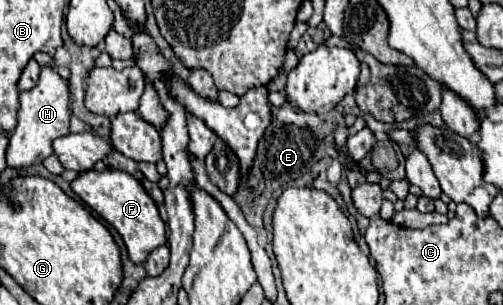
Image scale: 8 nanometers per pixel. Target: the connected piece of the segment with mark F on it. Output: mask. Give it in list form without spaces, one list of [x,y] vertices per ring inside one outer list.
[[[104,170],[104,172],[82,172],[74,182],[72,182],[72,190],[94,210],[98,212],[110,226],[114,226],[118,230],[118,234],[122,236],[126,250],[128,250],[128,258],[134,264],[142,264],[144,258],[148,258],[148,254],[152,250],[156,250],[158,246],[166,244],[166,224],[162,222],[160,214],[158,214],[158,206],[154,204],[154,200],[150,198],[150,194],[142,188],[142,184],[120,170]]]

